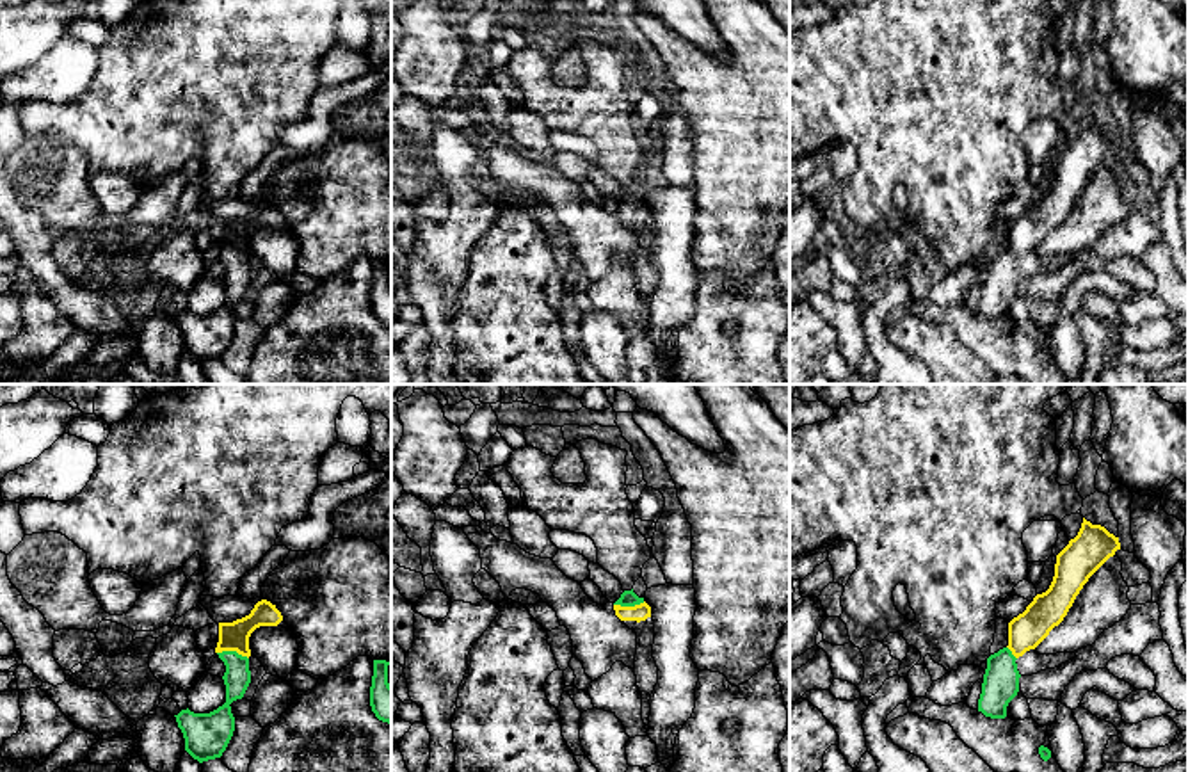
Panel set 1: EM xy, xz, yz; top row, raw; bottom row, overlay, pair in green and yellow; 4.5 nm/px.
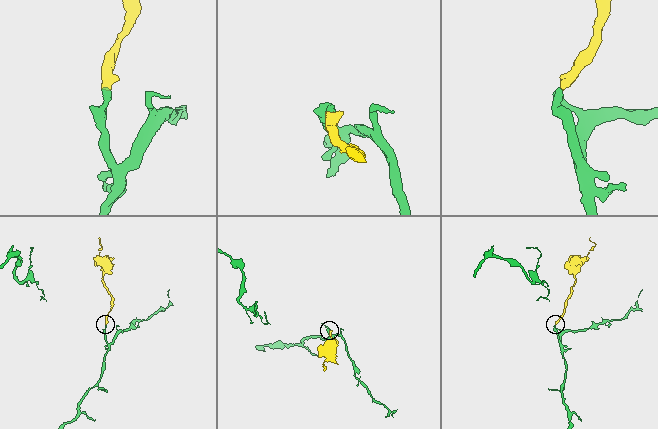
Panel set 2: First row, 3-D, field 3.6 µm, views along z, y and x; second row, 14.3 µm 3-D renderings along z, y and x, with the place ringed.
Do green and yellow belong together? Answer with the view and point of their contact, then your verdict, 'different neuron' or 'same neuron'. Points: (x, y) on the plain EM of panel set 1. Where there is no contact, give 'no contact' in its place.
meets green in xy at (233, 253); same neuron

